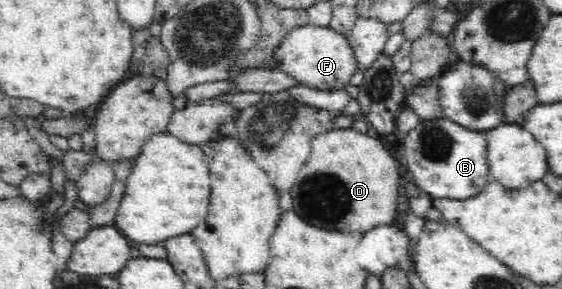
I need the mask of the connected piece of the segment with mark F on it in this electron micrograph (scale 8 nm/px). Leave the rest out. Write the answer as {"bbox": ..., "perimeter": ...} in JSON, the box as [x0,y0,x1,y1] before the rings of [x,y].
{"bbox":[274,23,358,91],"perimeter":[[[310,23],[290,31],[276,48],[274,61],[276,70],[294,77],[302,86],[324,91],[349,85],[349,80],[358,70],[348,37],[334,31],[330,26],[318,27]]]}

